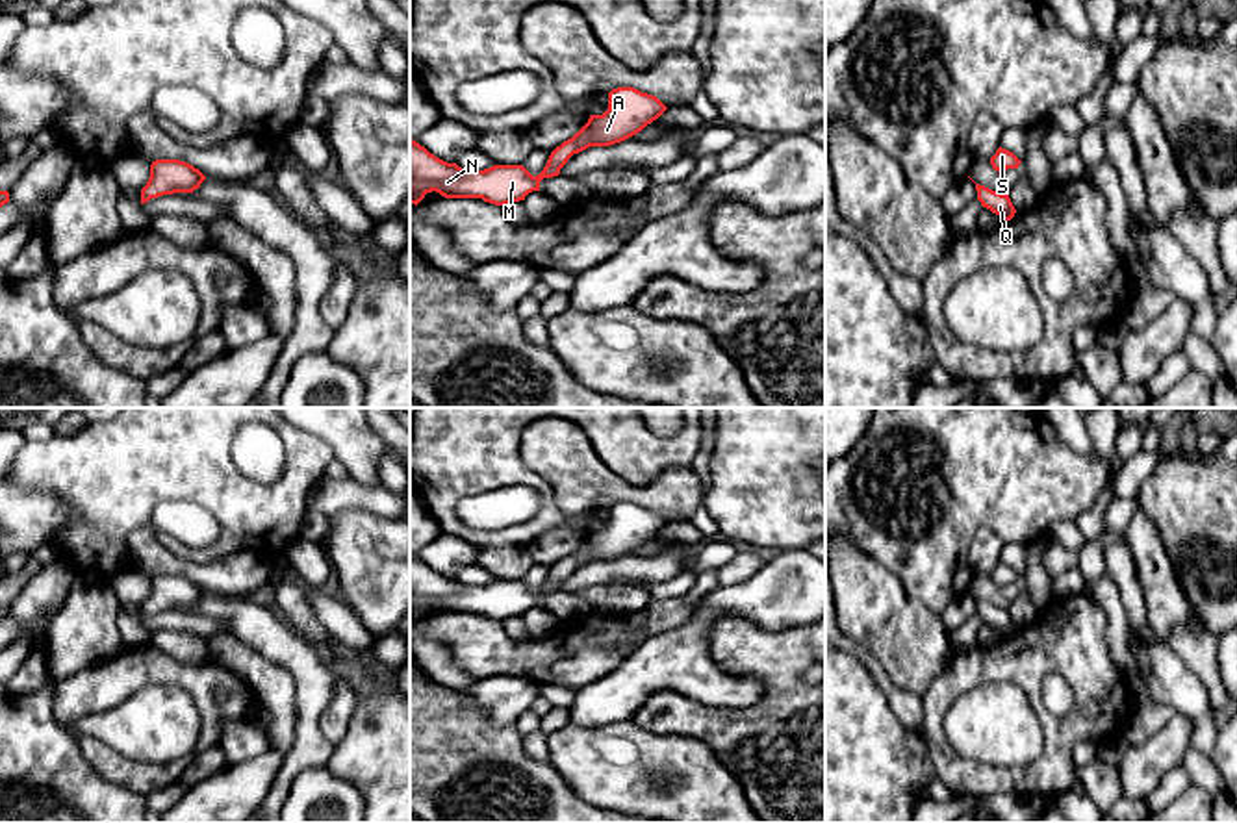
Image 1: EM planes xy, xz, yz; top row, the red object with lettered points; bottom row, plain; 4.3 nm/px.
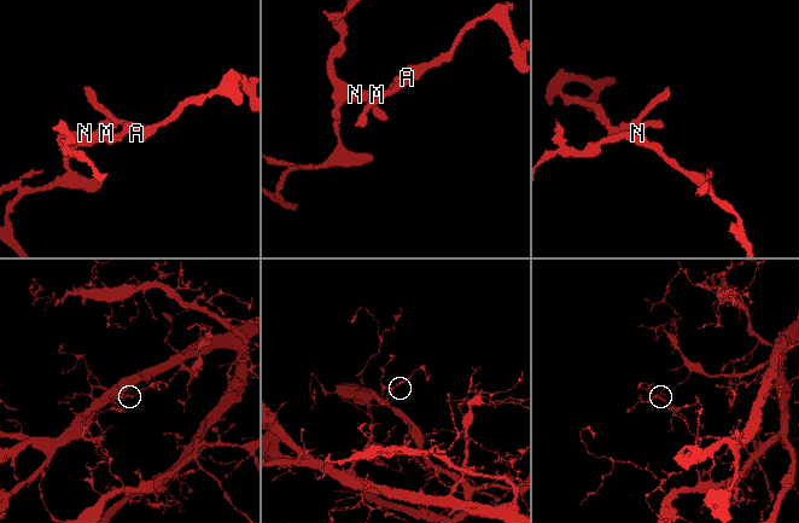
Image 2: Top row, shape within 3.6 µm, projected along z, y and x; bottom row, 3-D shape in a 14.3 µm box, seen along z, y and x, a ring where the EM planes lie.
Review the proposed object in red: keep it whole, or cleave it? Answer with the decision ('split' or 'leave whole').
leave whole

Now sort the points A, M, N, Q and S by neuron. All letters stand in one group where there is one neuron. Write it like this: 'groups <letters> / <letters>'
groups A M N Q S

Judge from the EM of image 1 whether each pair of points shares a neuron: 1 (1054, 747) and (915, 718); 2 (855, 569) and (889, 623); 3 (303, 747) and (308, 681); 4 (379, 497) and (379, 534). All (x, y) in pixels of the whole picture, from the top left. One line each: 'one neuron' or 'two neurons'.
1: two neurons
2: one neuron
3: one neuron
4: two neurons

